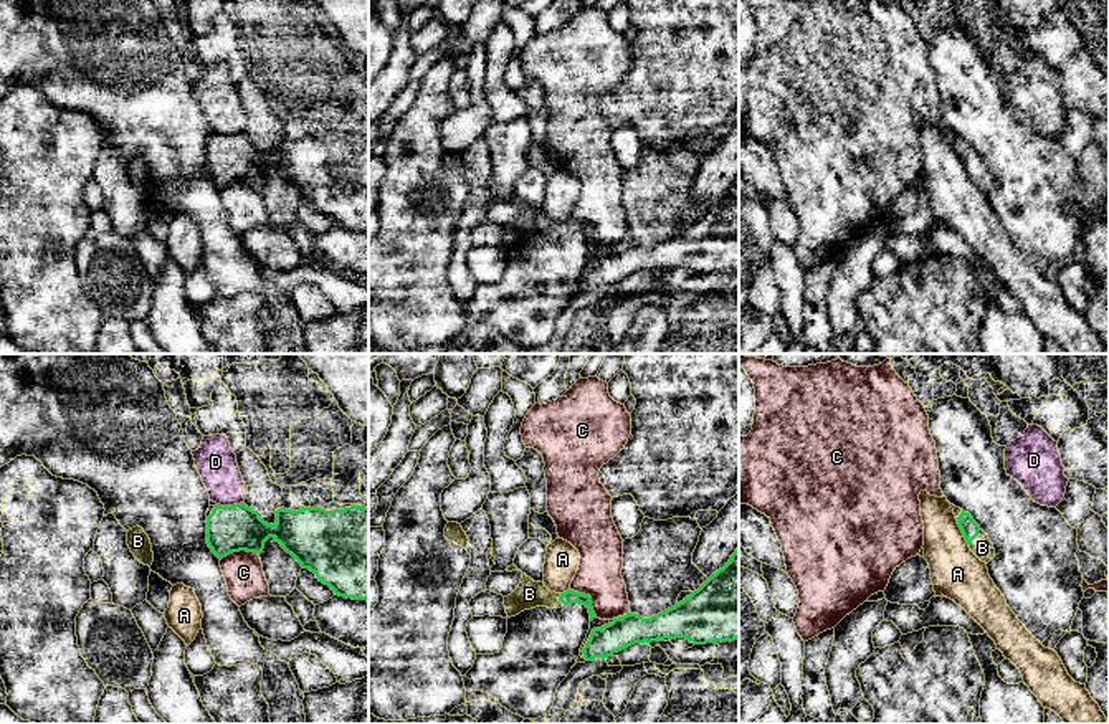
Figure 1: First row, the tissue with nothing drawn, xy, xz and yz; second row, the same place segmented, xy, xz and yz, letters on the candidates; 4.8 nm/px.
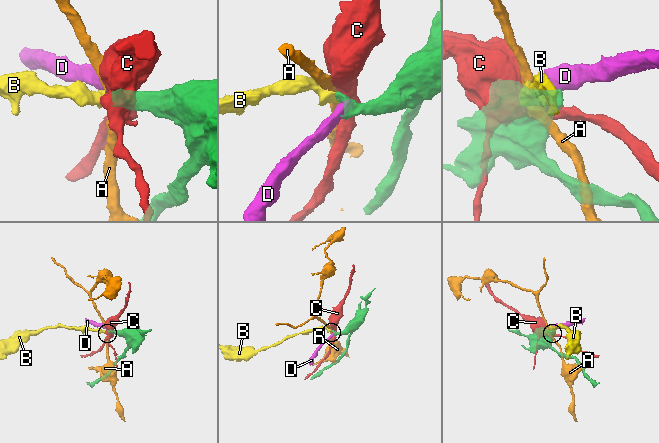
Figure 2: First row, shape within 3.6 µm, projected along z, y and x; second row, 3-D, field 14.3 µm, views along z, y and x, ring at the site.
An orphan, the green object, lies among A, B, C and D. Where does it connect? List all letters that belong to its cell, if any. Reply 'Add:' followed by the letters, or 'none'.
Add: B

